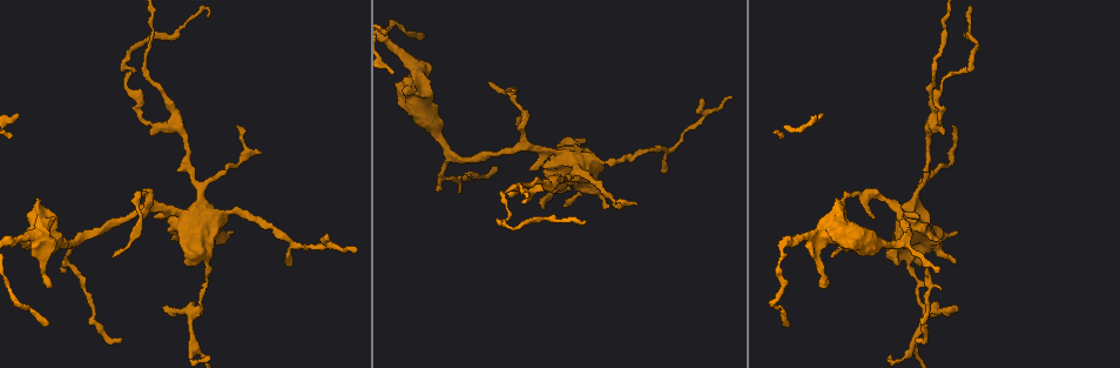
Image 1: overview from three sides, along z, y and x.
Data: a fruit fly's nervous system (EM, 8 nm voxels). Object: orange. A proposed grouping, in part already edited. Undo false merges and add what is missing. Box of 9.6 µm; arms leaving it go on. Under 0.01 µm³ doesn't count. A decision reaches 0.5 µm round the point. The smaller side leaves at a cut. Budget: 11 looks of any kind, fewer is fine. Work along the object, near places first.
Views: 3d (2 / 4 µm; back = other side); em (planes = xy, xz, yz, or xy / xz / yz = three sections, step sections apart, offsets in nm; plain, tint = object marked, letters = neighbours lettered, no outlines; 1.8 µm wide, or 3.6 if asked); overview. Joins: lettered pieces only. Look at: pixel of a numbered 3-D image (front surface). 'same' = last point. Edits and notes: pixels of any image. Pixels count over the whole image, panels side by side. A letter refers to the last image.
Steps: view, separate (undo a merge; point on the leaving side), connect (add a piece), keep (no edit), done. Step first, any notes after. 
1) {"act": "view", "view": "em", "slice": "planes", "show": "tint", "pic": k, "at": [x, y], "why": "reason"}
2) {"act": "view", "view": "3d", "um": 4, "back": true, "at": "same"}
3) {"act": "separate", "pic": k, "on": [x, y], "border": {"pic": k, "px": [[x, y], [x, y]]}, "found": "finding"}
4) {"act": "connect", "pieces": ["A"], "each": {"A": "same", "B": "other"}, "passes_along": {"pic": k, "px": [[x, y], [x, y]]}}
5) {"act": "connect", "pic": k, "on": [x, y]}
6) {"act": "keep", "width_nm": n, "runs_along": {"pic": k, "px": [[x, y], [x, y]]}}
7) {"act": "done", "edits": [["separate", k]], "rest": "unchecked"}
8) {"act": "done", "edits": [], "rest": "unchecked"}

{"act": "view", "view": "3d", "um": 4, "pic": 1, "at": [875, 244], "why": "thick turns thin"}

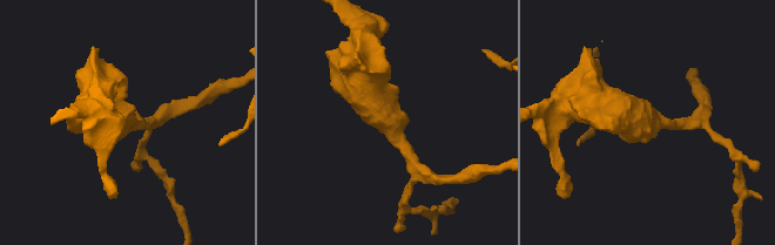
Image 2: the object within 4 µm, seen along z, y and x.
{"act": "view", "view": "em", "um": 3.6, "slice": "xy", "step": 16, "show": "letters", "pic": 2, "at": [647, 119], "arm_widths_nm": [200, 480], "why": "shape alone is not enough"}

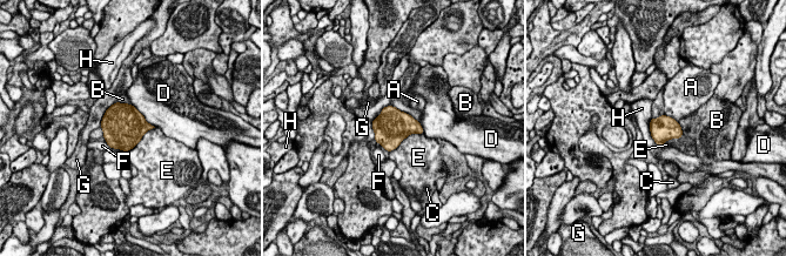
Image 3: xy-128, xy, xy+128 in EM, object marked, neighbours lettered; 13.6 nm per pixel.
{"act": "view", "view": "em", "um": 3.6, "slice": "planes", "show": "letters", "at": "same", "why": "another direction"}

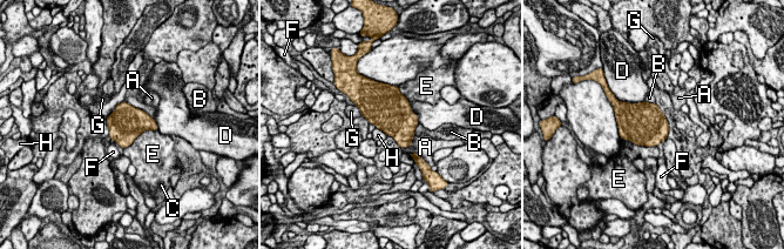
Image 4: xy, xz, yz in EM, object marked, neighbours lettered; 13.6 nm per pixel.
{"act": "keep", "each": {"A": "other", "B": "other", "C": "other", "D": "other", "E": "other", "F": "other", "G": "other", "H": "other"}, "border": {"pic": 4, "px": [[376, 127], [387, 135]]}, "found": "one cell here"}

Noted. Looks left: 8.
{"act": "view", "view": "3d", "um": 2, "pic": 1, "at": [818, 286], "why": "free end"}

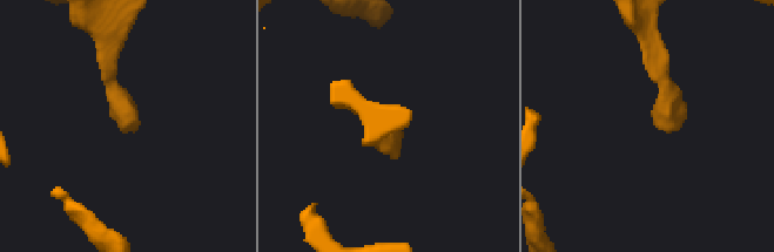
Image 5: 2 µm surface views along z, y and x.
{"act": "view", "view": "em", "slice": "planes", "show": "letters", "pic": 5, "at": [139, 122]}

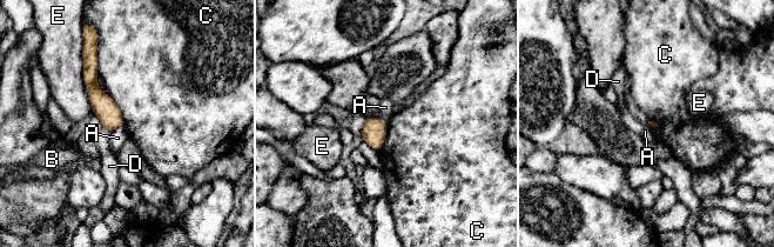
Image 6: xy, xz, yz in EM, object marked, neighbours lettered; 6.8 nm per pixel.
{"act": "keep", "each": {"A": "other", "B": "other", "C": "other", "D": "other", "E": "other"}, "runs_along": {"pic": 6, "px": [[87, 64], [108, 128]]}, "found": "no lettered piece goes on from it"}

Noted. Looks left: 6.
{"act": "view", "view": "em", "slice": "planes", "show": "letters", "pic": 1, "at": [924, 310]}

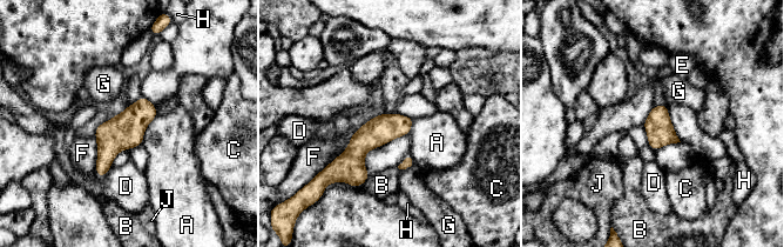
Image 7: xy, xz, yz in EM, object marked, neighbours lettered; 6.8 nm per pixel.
{"act": "keep", "each": {"A": "other", "B": "other", "C": "other", "D": "other", "E": "other", "F": "other", "G": "other", "H": "other", "J": "other"}, "border": {"pic": 7, "px": [[157, 113], [147, 126], [141, 144]]}, "found": "one cell here"}

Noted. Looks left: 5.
{"act": "view", "view": "em", "slice": "xz", "step": 16, "show": "tint", "pic": 1, "at": [940, 116], "why": "abrupt turn"}

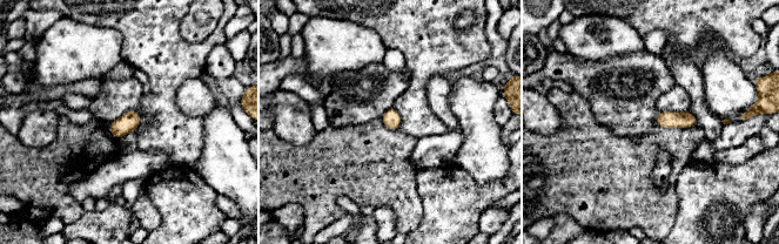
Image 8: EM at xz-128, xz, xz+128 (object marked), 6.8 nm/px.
{"act": "view", "view": "em", "slice": "planes", "show": "tint", "at": "same"}

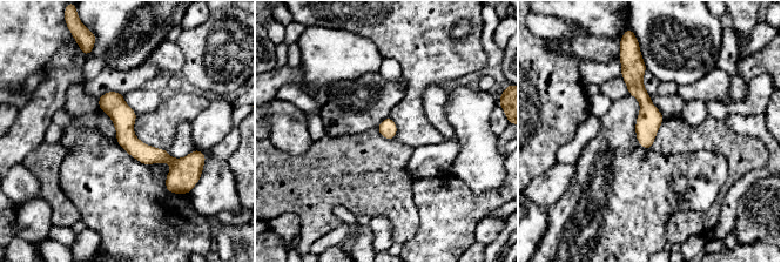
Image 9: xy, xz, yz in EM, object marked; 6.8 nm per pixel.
{"act": "view", "view": "em", "slice": "planes", "show": "letters", "at": "same"}

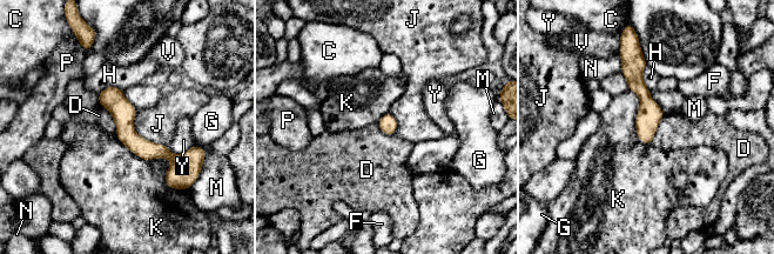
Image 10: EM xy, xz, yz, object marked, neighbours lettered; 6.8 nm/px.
{"act": "keep", "width_nm": 130, "each": {"C": "other", "D": "other", "F": "other", "G": "other", "H": "other", "J": "other", "K": "other", "M": "other", "N": "other", "P": "other", "V": "other", "Y": "other"}, "border": {"pic": 10, "px": [[99, 104], [112, 117], [116, 136]]}, "found": "continuous, no second cell"}

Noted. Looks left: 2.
{"act": "done", "edits": [], "rest": "unchecked"}

